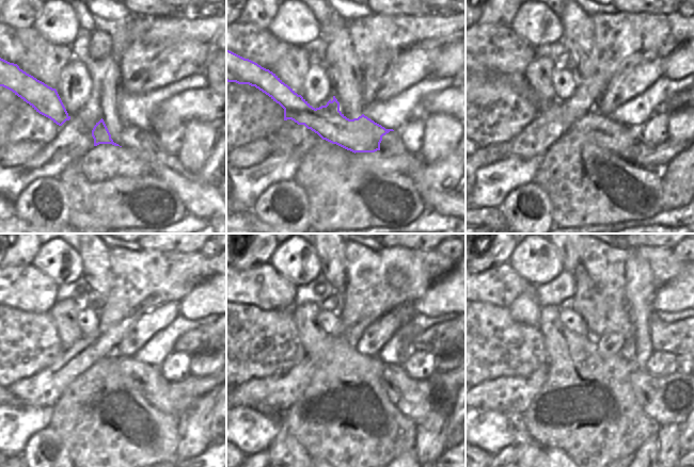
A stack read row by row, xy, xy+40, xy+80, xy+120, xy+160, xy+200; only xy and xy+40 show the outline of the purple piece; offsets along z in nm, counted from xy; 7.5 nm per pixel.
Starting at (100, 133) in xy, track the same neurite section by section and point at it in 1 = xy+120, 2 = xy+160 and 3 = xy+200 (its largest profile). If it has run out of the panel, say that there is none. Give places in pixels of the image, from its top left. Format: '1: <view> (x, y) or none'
1: xy+120 (173, 398)
2: xy+160 (416, 398)
3: xy+200 (669, 399)

